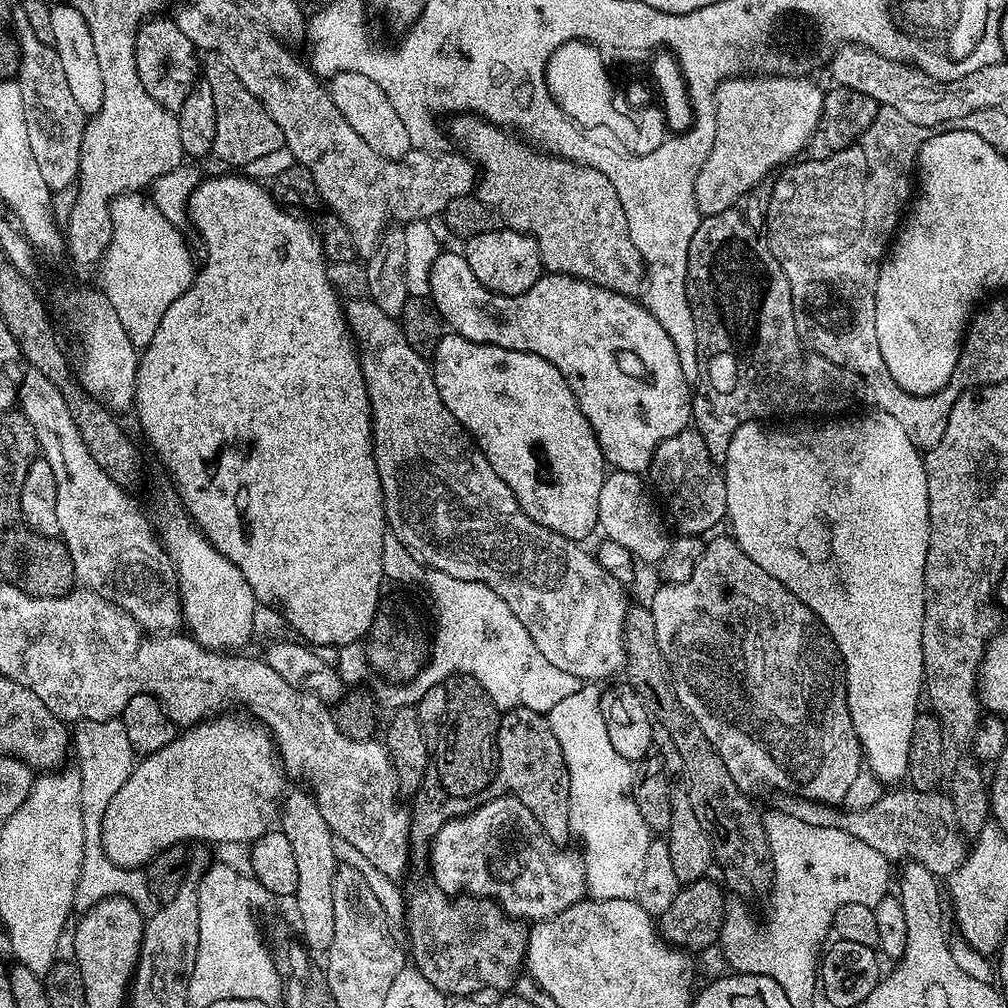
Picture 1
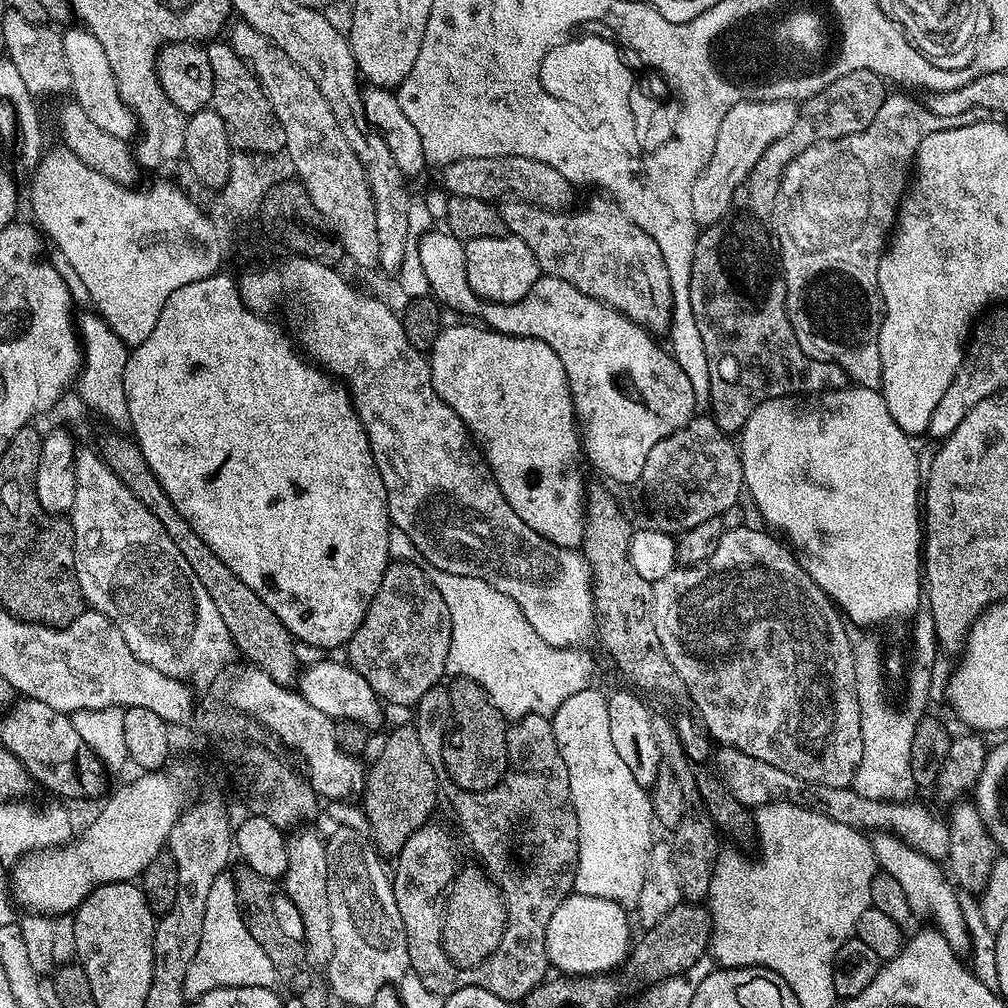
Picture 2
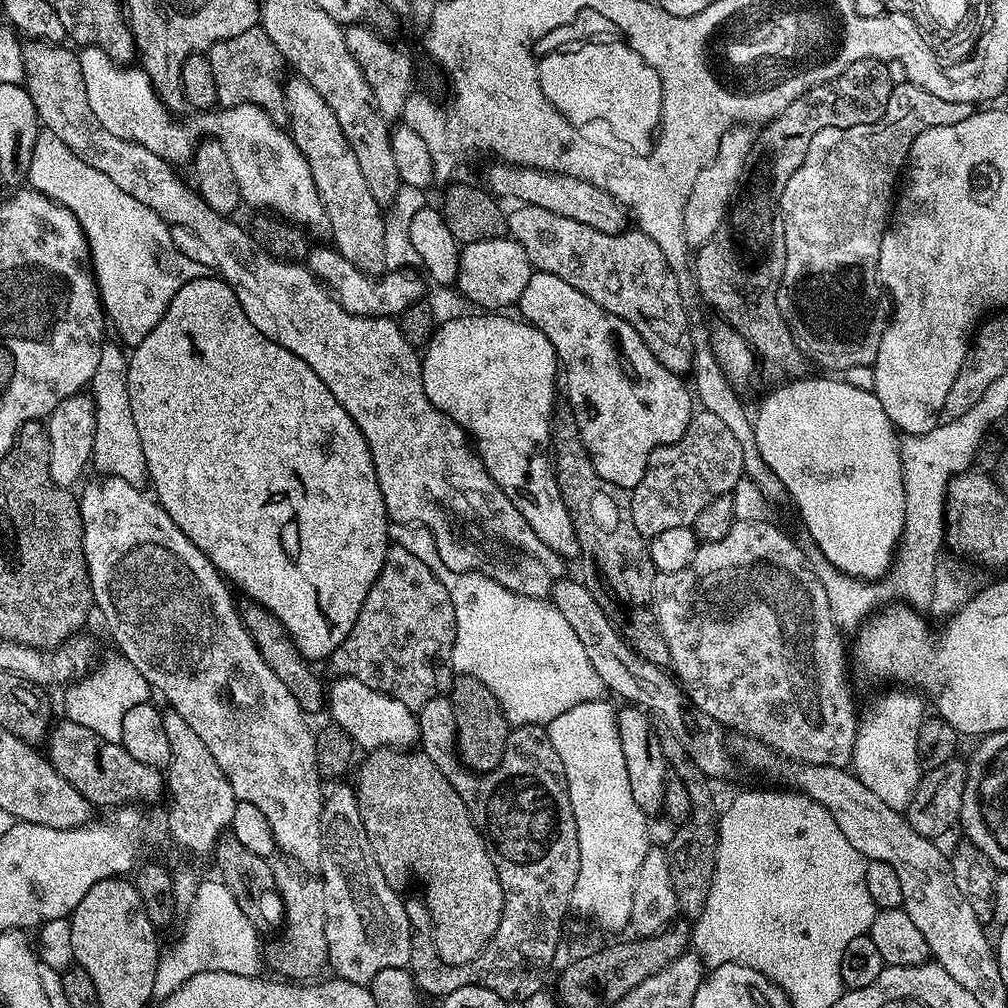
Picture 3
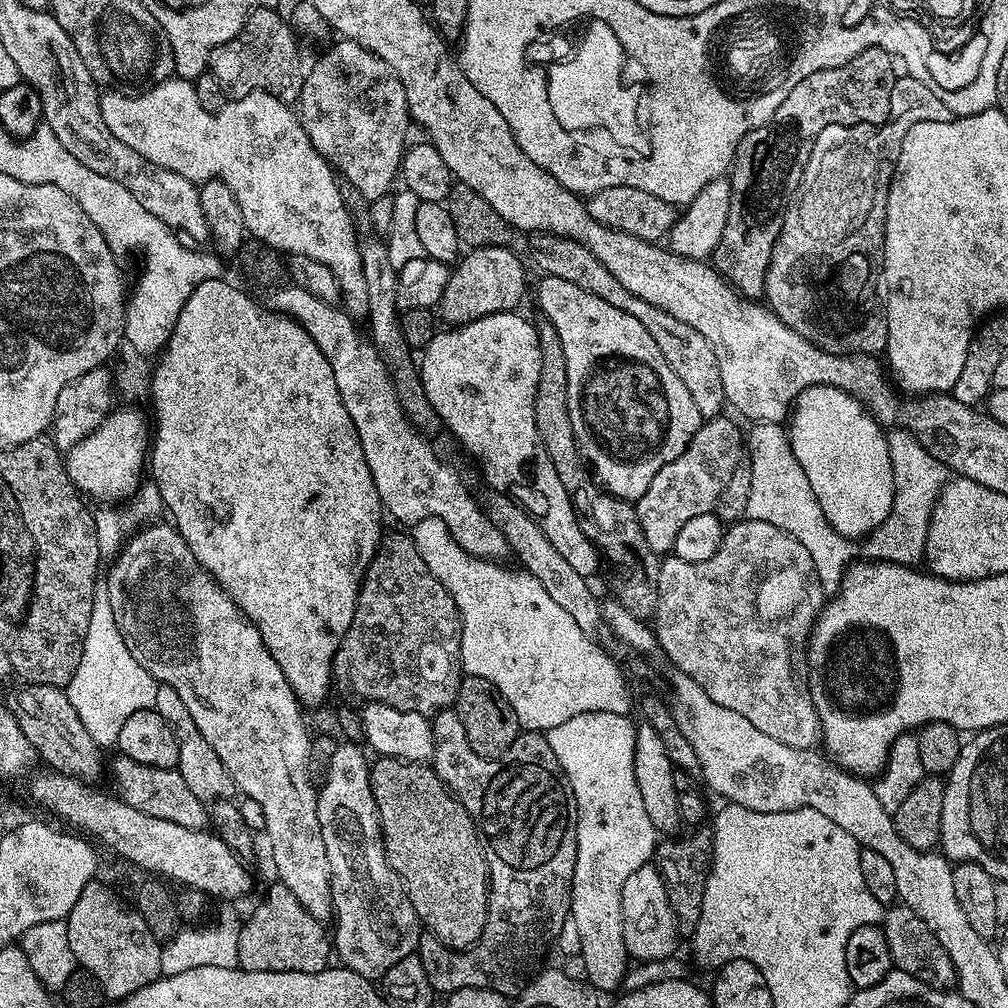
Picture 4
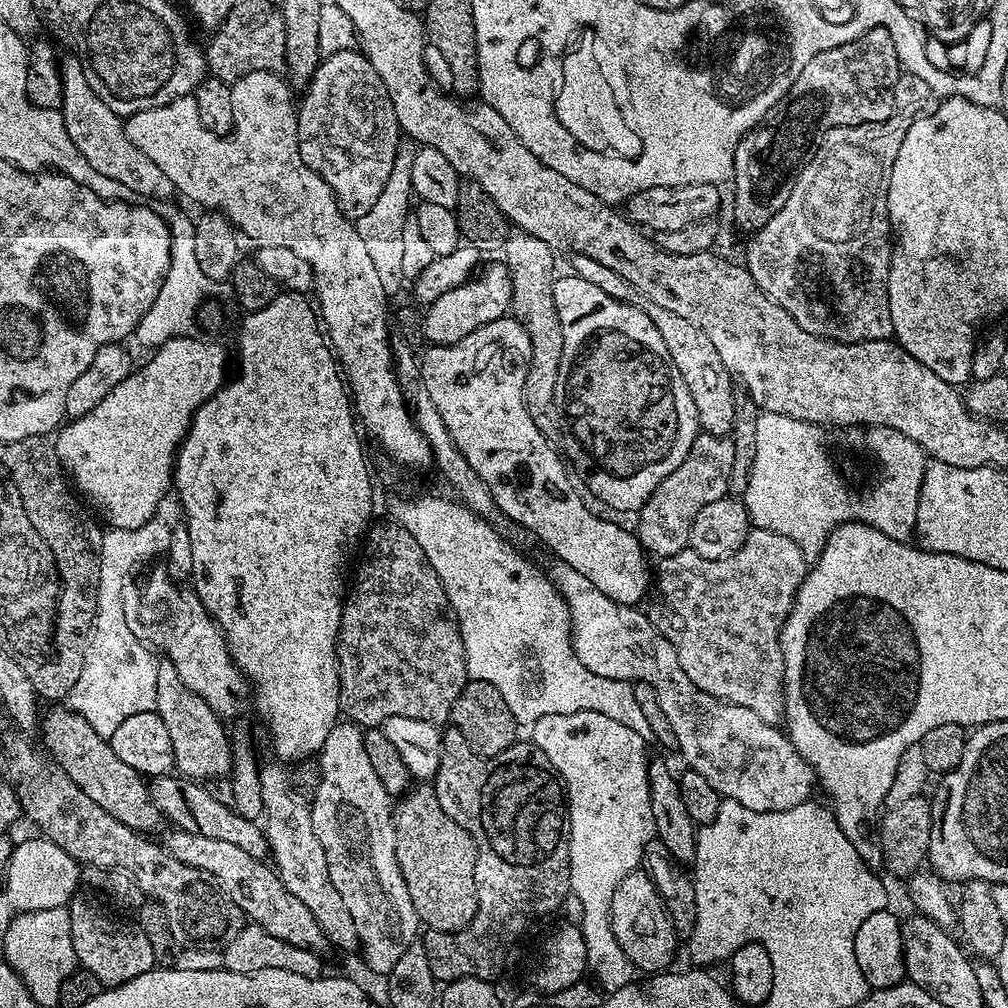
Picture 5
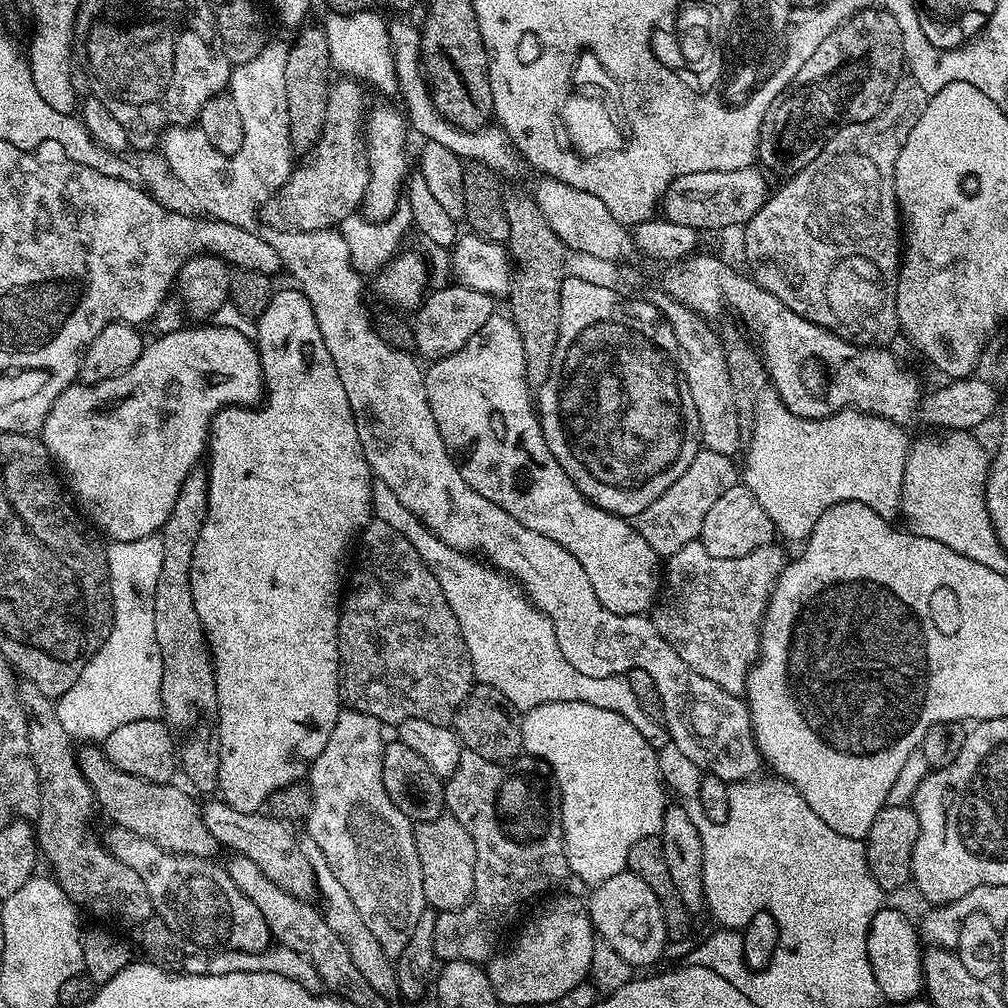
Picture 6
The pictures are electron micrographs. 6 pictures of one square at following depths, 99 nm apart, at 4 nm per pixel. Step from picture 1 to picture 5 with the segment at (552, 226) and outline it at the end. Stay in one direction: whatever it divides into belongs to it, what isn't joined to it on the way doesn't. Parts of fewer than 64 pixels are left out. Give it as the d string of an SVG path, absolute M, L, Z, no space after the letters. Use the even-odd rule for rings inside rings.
M572 256L570 262L571 271L575 275L586 278L586 282L598 286L598 290L610 294L610 298L641 308L650 318L650 322L658 326L658 334L662 334L662 342L666 342L666 350L670 350L670 358L674 366L678 366L678 374L682 374L682 382L686 382L690 398L694 398L694 410L698 414L700 432L731 437L734 426L734 398L738 392L734 387L732 375L722 363L722 357L718 355L718 350L714 350L714 342L710 342L710 338L706 338L706 334L702 334L702 330L694 326L694 322L686 322L686 318L678 318L678 314L658 306L658 302L650 302L646 294L630 286L630 282L622 278L622 274L614 274L614 270L602 266L602 262L594 262L594 258L585 256Z

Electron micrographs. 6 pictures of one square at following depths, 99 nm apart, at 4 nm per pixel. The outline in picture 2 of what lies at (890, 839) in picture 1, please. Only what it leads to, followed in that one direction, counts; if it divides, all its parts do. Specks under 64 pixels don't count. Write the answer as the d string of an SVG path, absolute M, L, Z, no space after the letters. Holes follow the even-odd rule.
M727 746L719 749L716 756L716 768L720 782L742 802L749 810L761 808L764 804L774 802L790 802L794 806L802 806L806 810L814 810L818 814L826 814L834 822L842 822L842 826L850 826L853 830L869 830L876 828L877 833L890 832L898 837L909 848L926 854L931 860L940 862L945 859L950 850L950 830L948 821L939 816L932 808L915 802L896 803L894 801L874 801L864 798L849 786L822 786L811 784L802 778L794 778L787 770L778 770L778 766L770 766L770 762L762 762L758 758L750 758L737 748Z

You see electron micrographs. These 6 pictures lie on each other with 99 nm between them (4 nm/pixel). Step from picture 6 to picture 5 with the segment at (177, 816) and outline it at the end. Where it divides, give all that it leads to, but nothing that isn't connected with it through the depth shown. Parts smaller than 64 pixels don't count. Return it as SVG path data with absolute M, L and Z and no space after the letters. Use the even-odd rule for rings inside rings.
M52 706L43 713L42 732L44 728L43 751L47 753L53 764L56 764L68 775L70 782L82 790L82 794L90 797L90 802L98 802L106 814L118 818L135 832L152 834L162 821L162 813L152 801L152 789L145 777L134 770L134 766L126 766L118 754L114 754L111 743L94 731L94 726L86 722L76 712L64 706Z

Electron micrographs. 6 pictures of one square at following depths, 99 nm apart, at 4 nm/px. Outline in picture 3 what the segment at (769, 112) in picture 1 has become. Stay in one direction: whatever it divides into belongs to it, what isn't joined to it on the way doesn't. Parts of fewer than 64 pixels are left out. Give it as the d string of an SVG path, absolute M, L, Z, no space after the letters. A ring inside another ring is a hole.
M737 126L729 130L718 146L718 154L701 170L698 178L694 178L694 186L690 186L690 198L686 198L686 210L682 214L682 230L689 246L705 244L724 223L734 193L741 187L744 163L752 149L754 132L748 128L751 127Z

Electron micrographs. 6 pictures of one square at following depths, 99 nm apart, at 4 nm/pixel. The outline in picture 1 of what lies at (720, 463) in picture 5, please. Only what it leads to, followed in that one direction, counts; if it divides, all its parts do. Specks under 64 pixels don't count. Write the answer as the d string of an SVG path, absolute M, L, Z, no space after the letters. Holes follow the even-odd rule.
M695 427L683 428L674 438L663 440L654 450L646 476L663 511L672 515L677 533L686 536L711 533L711 528L728 515L724 473L721 465L712 459L710 450L706 450L706 442L702 442L702 434Z

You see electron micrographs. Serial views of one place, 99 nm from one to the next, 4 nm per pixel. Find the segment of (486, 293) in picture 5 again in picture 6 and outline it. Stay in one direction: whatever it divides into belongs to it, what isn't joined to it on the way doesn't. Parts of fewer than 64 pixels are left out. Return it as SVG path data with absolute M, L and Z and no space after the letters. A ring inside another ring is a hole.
M458 283L429 291L423 297L420 307L415 309L416 320L411 321L415 351L421 357L424 355L425 361L431 362L462 350L462 346L466 346L466 342L470 342L470 338L474 338L474 334L486 326L486 322L497 311L496 304L493 297L478 294L478 290L463 288Z

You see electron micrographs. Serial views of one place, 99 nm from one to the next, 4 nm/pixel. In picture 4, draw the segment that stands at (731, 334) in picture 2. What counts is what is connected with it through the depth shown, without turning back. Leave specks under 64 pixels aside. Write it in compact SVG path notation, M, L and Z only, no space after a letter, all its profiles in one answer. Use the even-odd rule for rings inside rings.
M867 48L842 66L803 76L798 86L794 86L794 90L786 94L786 102L782 102L782 106L778 106L778 110L771 112L765 119L764 125L750 130L742 138L736 148L736 157L732 159L730 218L726 218L726 231L714 253L714 267L745 300L756 302L764 295L770 258L784 225L784 213L788 210L789 201L784 200L784 195L787 192L795 193L799 189L800 176L804 173L804 167L812 153L812 142L817 134L826 130L826 126L835 124L883 124L893 115L890 98L898 72L897 69L892 69L892 64L894 58L886 50Z

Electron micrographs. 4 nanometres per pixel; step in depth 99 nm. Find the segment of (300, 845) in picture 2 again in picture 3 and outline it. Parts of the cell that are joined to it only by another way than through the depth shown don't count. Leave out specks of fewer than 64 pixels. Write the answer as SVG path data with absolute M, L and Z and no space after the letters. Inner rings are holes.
M280 858L272 864L274 870L274 882L278 886L278 894L282 894L282 906L284 907L284 923L282 933L272 945L266 948L266 964L277 972L277 977L288 982L312 982L321 975L323 968L329 967L328 947L326 946L326 898L324 886L319 879L311 880L309 873L298 864L293 864L287 858Z

